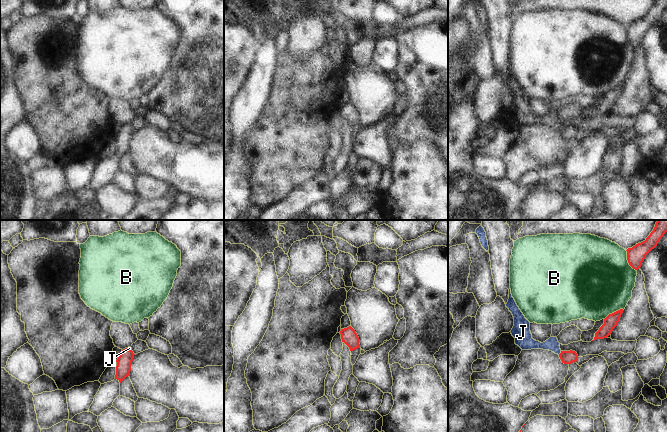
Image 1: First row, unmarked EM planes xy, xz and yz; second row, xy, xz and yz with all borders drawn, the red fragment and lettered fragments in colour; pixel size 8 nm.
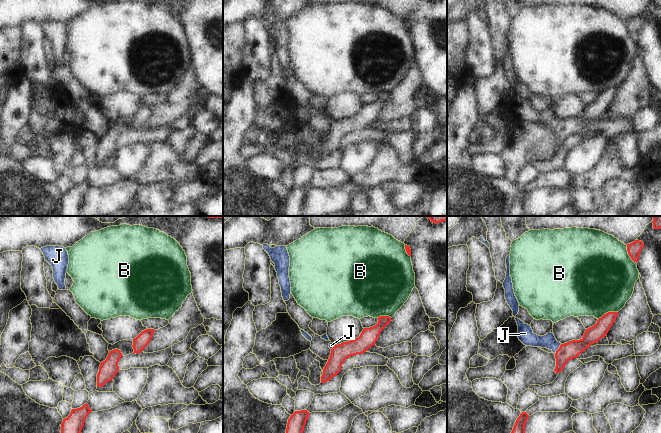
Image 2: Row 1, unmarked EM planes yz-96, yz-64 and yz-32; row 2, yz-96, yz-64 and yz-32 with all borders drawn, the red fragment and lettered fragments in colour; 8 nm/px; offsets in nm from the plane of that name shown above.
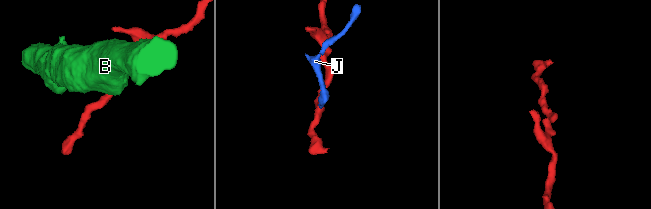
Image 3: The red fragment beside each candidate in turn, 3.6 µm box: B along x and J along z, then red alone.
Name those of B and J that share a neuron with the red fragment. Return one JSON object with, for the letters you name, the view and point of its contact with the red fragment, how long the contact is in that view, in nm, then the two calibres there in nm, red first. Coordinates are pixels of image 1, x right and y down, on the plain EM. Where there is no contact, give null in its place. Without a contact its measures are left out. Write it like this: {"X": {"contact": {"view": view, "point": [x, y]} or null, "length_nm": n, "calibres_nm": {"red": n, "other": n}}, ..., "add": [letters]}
{"J": {"contact": {"view": "yz", "point": [560, 129]}, "length_nm": 40, "calibres_nm": {"red": 110, "other": 110}}, "add": ["J"]}

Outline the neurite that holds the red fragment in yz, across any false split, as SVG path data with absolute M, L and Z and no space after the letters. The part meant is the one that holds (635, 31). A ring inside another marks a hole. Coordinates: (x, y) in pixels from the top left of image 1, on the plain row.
M655 0L653 7L645 17L636 20L632 24L628 24L626 27L629 41L633 45L638 46L646 31L657 22L658 18L666 8L667 0Z

